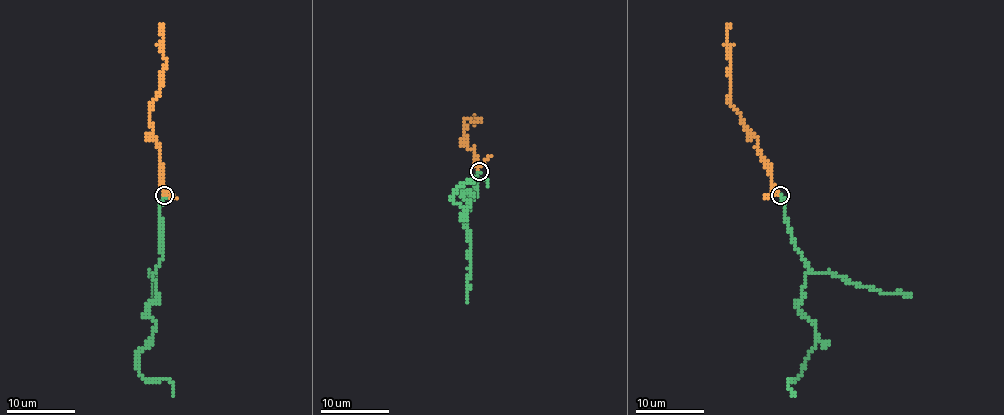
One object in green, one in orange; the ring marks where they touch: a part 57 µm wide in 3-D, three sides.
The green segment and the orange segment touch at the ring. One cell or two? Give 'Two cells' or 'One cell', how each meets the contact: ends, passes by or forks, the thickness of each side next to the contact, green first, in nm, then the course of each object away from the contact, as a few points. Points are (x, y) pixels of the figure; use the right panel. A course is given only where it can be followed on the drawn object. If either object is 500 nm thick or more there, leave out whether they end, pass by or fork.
One cell. At the ring green ends. At the ring orange passes by. Thickness 150 nm (green) against 150 nm. Course of green: (780, 195), (792, 241), (808, 269), (797, 308), (816, 327), (816, 342), (802, 373), (789, 380), (794, 395). Course of orange: (779, 195), (772, 187), (768, 165), (756, 146), (758, 139), (727, 100), (731, 88), (726, 45), (731, 23)

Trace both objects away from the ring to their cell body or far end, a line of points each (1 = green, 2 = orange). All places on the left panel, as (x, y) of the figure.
1: (164, 195), (158, 299), (148, 308), (155, 327), (138, 373), (169, 380), (174, 395)
2: (164, 195), (160, 153), (148, 113), (152, 100), (160, 88), (165, 64), (160, 45), (160, 23)

